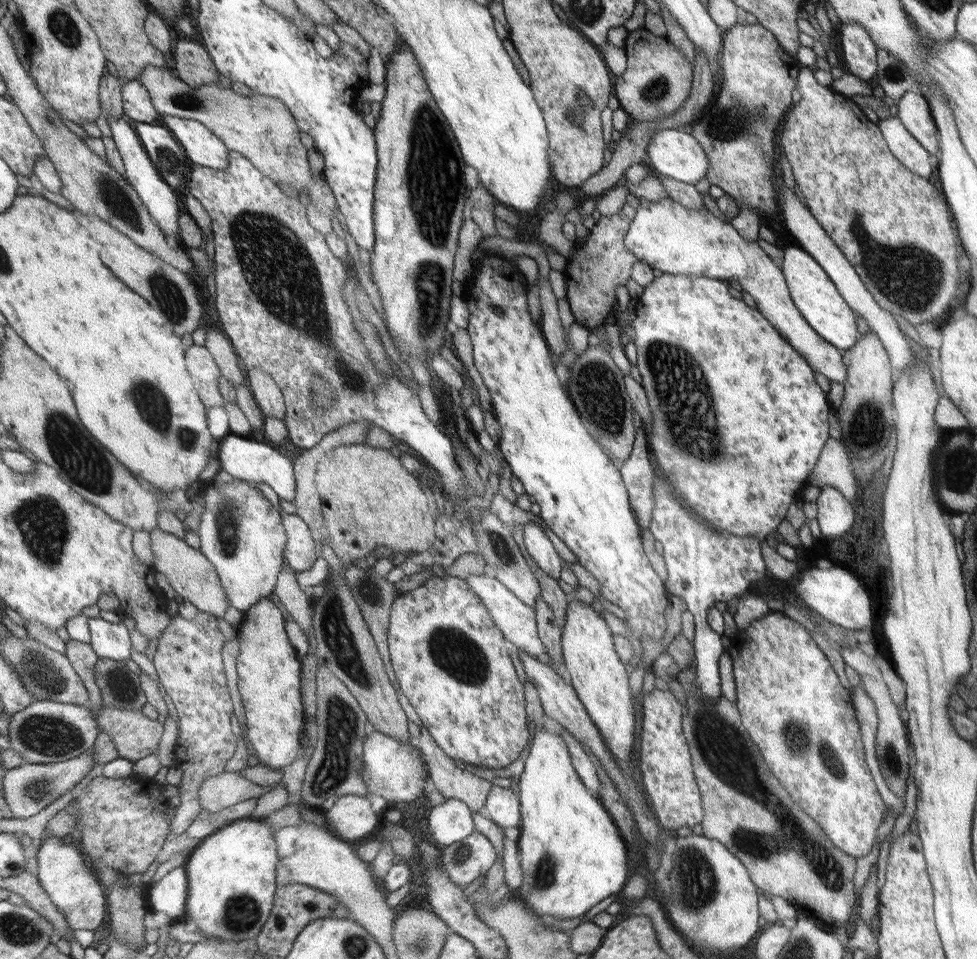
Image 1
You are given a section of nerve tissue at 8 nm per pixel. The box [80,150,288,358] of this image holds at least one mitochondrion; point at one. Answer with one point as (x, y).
(165, 291)

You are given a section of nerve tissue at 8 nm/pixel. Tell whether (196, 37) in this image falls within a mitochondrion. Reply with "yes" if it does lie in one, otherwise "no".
no

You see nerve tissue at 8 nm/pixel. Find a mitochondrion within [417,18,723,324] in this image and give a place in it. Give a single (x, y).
(578, 110)

